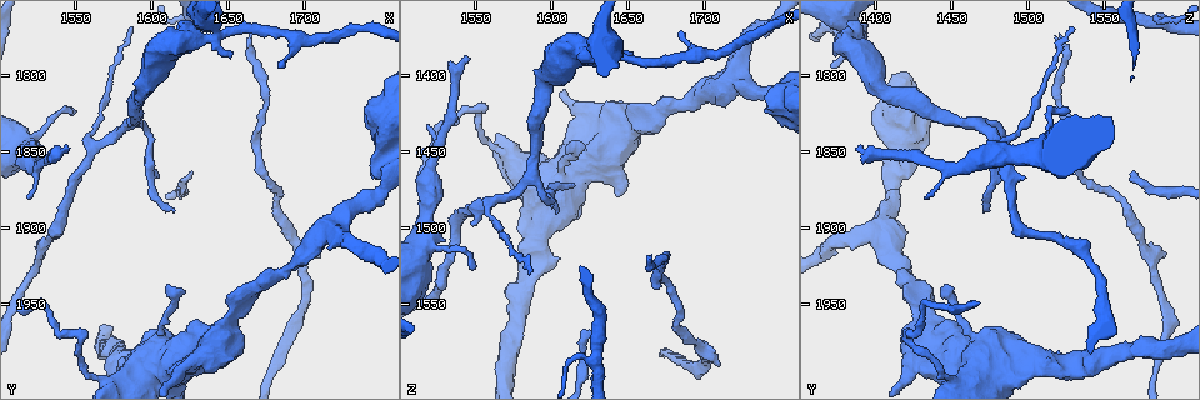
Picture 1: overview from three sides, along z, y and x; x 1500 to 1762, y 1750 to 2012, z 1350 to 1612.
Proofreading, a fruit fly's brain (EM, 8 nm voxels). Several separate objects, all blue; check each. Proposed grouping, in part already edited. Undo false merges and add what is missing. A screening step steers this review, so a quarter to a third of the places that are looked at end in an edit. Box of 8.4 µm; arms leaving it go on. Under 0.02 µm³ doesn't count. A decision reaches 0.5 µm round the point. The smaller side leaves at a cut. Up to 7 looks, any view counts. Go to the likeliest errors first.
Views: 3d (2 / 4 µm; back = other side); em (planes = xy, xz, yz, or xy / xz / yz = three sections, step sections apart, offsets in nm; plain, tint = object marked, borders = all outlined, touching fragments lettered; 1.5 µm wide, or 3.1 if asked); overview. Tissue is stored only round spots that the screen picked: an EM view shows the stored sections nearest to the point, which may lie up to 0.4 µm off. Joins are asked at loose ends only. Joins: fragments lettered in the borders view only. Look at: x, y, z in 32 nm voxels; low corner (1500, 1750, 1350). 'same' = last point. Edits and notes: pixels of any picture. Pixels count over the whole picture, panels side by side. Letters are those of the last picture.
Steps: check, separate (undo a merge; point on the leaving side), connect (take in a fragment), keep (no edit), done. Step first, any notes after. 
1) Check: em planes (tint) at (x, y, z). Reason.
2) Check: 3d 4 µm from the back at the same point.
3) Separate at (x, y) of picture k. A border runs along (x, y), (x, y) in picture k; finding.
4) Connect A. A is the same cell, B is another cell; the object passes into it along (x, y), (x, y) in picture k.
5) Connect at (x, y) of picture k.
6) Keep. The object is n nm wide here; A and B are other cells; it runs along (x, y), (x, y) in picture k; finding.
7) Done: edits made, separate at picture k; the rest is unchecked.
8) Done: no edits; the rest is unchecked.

Check: em yz step 4 (tint) at (1652, 1942, 1420).

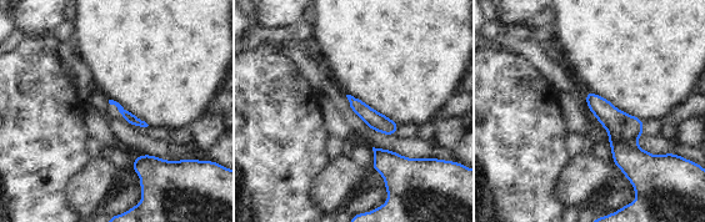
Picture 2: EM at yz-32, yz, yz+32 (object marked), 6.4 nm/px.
Check: em yz step 4 (borders) at the same point.

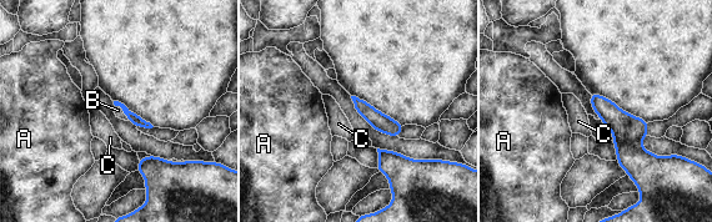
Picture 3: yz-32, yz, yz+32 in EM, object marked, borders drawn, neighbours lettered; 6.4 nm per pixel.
Connect B. B is the same cell, A and C are other cells; the object passes into it along (131, 116), (123, 110), (118, 110) in picture 3; the neuron continues.

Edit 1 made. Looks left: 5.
Check: 3d 4 µm at (1664, 1772, 1522). Tapers out.

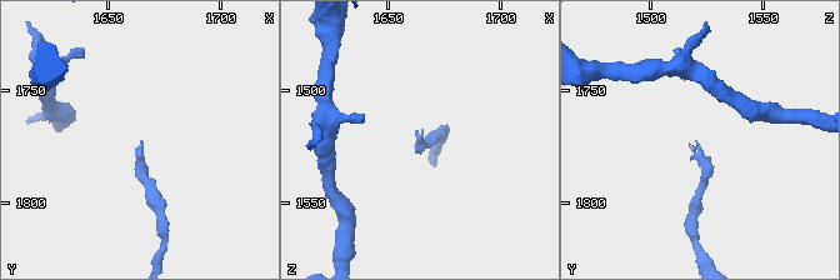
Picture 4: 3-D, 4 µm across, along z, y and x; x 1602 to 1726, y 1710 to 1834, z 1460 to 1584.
Check: em planes (borders) at (1664, 1772, 1520).

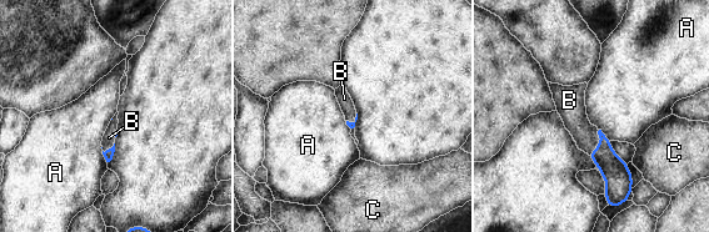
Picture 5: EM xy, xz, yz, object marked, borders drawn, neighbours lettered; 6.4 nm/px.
Connect B. B is the same cell, A and C are other cells; the object passes into it along (615, 172), (600, 142), (574, 116) in picture 5; the neuron continues.

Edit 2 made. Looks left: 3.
Check: 3d 4 µm at (1628, 1772, 1384). Thick turns thin.

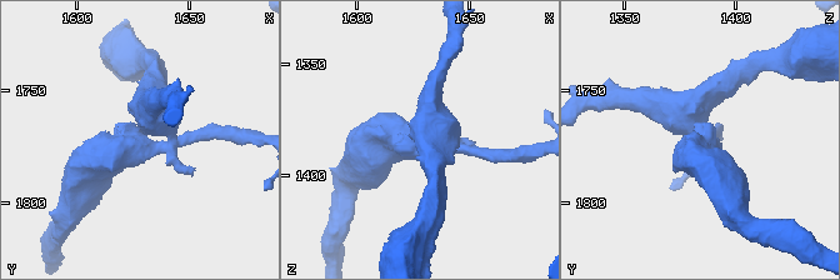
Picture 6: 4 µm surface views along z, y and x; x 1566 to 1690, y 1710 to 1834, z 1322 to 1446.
Check: em planes (borders) at (1627, 1772, 1383). Need the tissue.

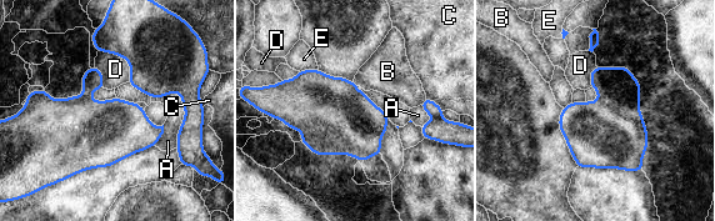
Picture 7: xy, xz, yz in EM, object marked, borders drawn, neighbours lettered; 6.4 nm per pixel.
Separate at (429, 106) of picture 7. The object is 300 nm wide here; A, B, C, D and E are other cells; a border runs along (434, 116), (440, 117) in picture 7; two neurons meet here.

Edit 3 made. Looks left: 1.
Done: edits made, connect at picture 3, connect at picture 5, separate at picture 7; the rest is unchecked.

